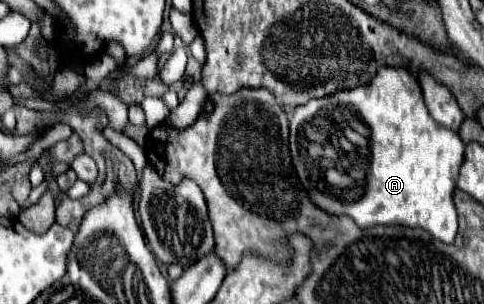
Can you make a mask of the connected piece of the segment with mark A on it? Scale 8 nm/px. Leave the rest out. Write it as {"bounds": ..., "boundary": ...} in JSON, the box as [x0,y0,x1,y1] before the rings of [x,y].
{"bounds":[288,67,464,243],"boundary":[[[382,67],[368,85],[350,91],[338,91],[330,97],[312,99],[306,105],[296,107],[290,117],[288,147],[292,165],[298,165],[296,175],[300,185],[306,191],[318,191],[318,207],[322,211],[332,215],[350,215],[362,229],[376,225],[420,227],[442,243],[454,243],[458,232],[458,215],[452,203],[452,189],[456,187],[464,143],[454,131],[438,125],[430,117],[422,99],[422,91],[406,69]]]}

